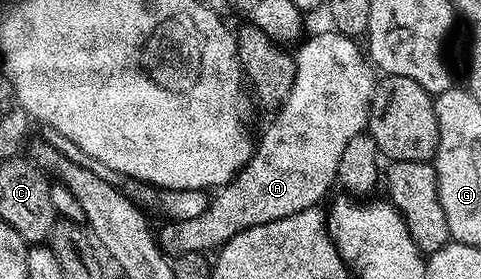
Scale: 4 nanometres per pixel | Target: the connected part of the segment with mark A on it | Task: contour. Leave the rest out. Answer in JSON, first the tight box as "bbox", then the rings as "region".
{"bbox":[159,29,375,257],"region":[[[335,29],[328,30],[311,36],[309,40],[306,38],[296,48],[297,68],[291,93],[287,93],[283,105],[270,118],[274,119],[266,125],[261,139],[259,135],[253,155],[233,182],[226,183],[210,198],[209,208],[199,217],[166,222],[166,227],[159,231],[159,244],[166,256],[176,257],[192,251],[209,253],[220,249],[228,239],[255,225],[267,225],[267,221],[279,221],[279,217],[291,217],[291,213],[318,206],[322,202],[320,199],[328,193],[329,186],[337,183],[339,157],[343,157],[347,141],[362,134],[369,126],[369,106],[373,100],[375,78],[362,44],[360,47],[356,38],[341,35]]]}

